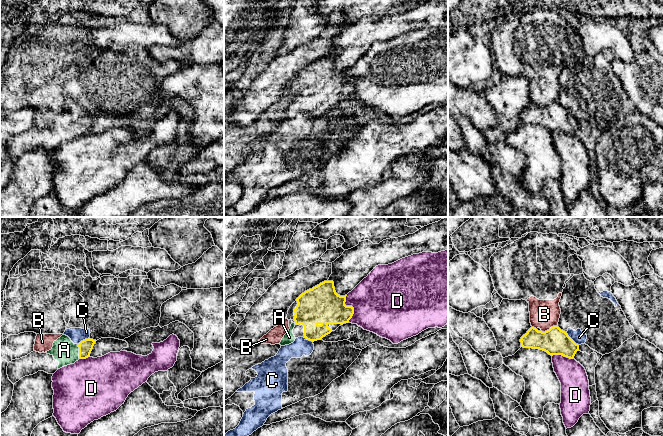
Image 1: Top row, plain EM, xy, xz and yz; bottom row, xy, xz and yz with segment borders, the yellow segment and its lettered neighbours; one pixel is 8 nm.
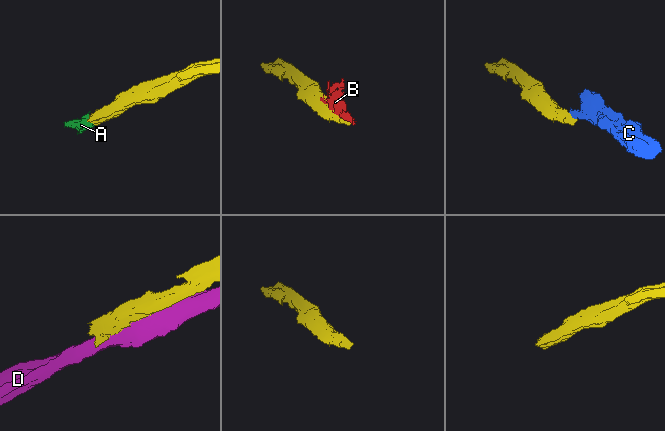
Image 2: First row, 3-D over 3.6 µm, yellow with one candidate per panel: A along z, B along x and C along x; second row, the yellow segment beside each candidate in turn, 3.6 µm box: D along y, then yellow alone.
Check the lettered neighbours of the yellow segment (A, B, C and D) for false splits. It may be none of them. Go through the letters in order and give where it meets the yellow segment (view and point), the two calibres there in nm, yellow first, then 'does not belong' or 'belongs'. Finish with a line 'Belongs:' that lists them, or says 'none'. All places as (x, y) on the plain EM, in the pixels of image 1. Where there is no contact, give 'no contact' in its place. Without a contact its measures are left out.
A: contact xy (79, 129); calibres 110 and 190 nm; belongs
B: contact yz (549, 105); calibres 220 and 240 nm; does not belong
C: contact yz (571, 115); calibres 220 and 110 nm; does not belong
D: contact xz (352, 83); calibres 300 and 480 nm; does not belong
Belongs: A

